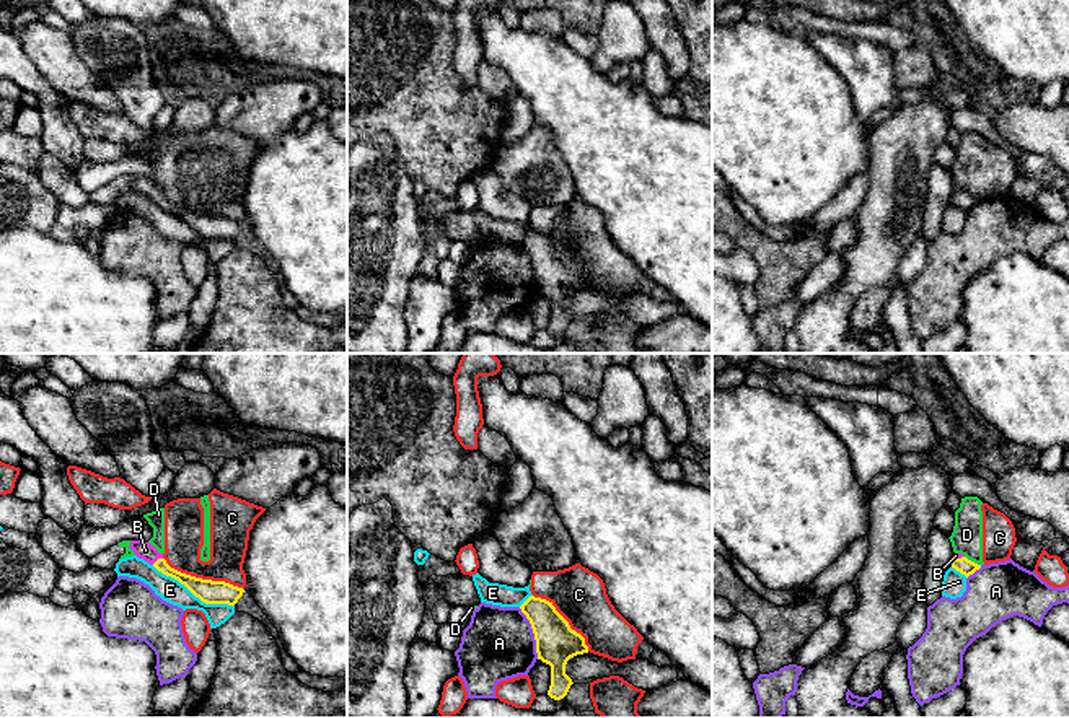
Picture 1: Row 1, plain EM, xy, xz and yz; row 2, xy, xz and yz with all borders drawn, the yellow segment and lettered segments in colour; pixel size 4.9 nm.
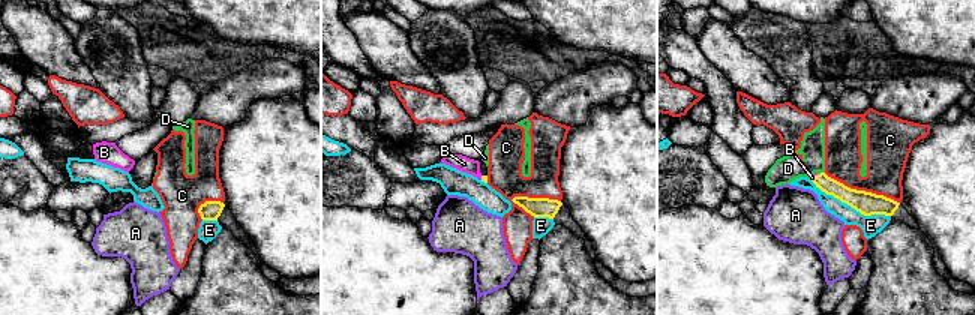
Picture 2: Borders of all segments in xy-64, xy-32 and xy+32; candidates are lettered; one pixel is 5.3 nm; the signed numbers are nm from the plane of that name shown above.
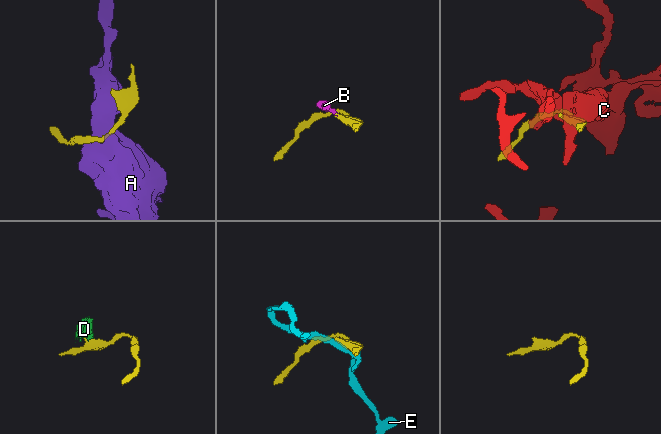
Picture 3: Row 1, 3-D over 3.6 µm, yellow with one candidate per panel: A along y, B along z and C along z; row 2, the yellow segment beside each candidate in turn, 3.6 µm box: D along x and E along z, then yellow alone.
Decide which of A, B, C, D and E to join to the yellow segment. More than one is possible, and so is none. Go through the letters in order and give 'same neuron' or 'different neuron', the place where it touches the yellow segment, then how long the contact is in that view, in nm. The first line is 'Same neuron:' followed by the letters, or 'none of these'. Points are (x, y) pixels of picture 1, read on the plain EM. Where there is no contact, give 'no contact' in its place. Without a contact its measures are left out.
Same neuron: B
A: different neuron; meets yellow in xz at (533, 267); contact 280 nm long
B: same neuron; meets yellow in xy at (158, 194); contact 70 nm long
C: different neuron; meets yellow in xy at (201, 214); contact 440 nm long
D: different neuron; meets yellow in yz at (973, 197); contact 90 nm long
E: different neuron; meets yellow in xy at (193, 228); contact 460 nm long

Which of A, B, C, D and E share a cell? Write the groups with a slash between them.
A / B / C D / E

